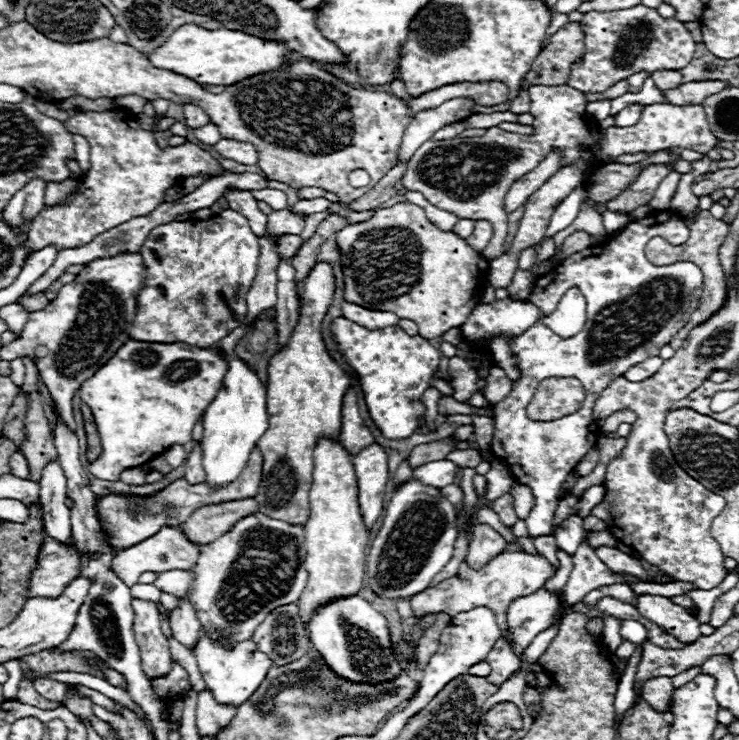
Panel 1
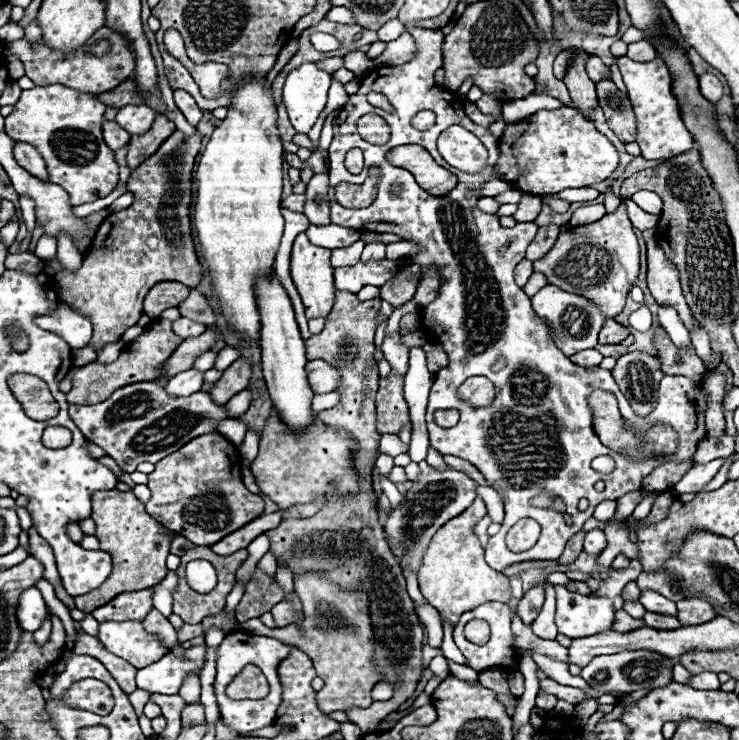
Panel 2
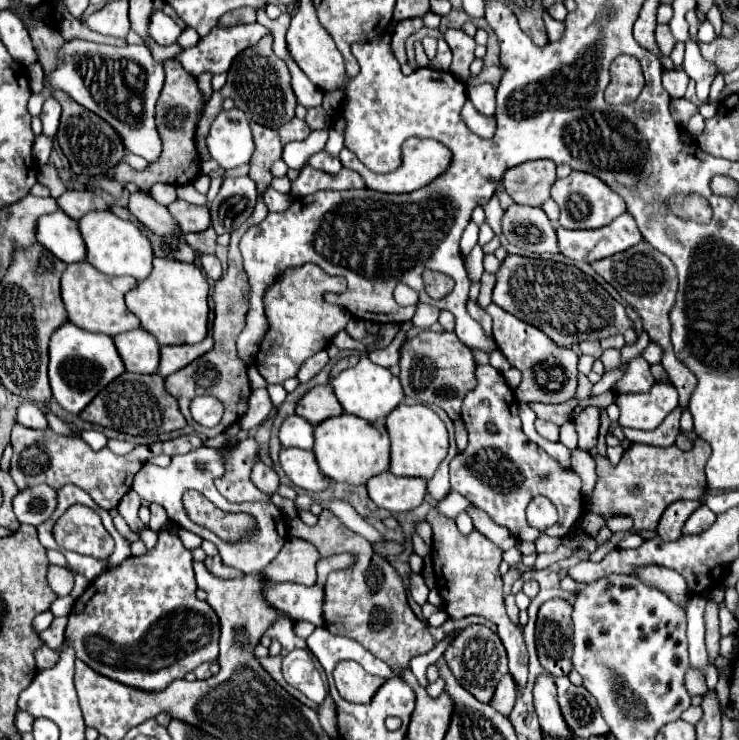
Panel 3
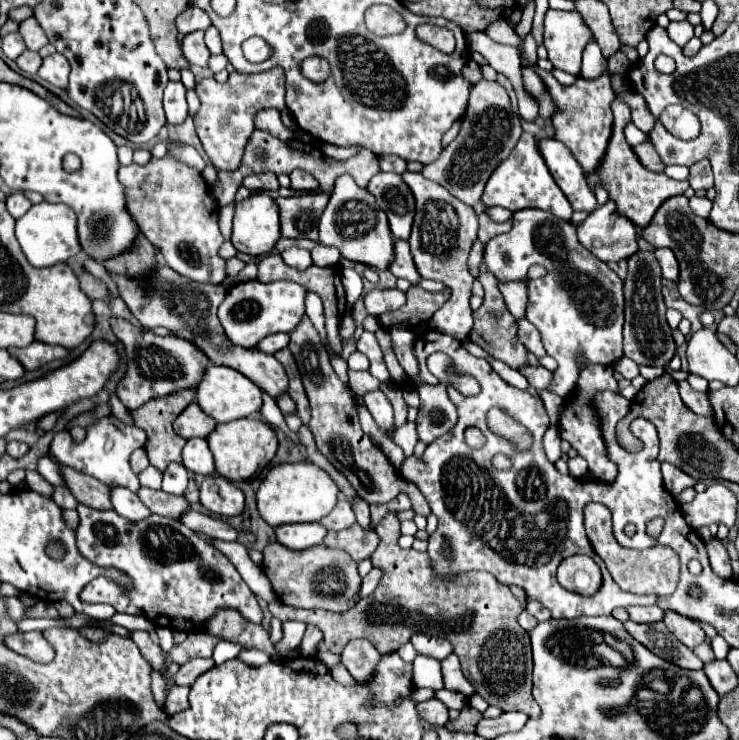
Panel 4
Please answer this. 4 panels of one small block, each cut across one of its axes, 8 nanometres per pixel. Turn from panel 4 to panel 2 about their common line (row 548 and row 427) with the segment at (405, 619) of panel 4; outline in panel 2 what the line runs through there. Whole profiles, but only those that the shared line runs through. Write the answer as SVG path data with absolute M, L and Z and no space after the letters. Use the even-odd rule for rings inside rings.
M390 370L386 378L380 378L376 396L376 430L380 434L398 434L404 426L412 428L408 404L404 400L404 376Z

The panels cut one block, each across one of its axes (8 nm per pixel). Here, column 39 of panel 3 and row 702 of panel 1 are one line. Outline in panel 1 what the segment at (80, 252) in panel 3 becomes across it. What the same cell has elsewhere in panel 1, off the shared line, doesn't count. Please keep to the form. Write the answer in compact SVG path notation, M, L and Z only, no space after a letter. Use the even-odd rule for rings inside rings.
M200 636L200 640L194 646L194 656L206 680L206 686L214 694L214 698L222 704L232 704L232 706L240 706L242 702L246 702L262 684L264 676L274 664L264 652L258 650L258 644L254 640L244 640L228 648L224 640L216 642L208 636Z

